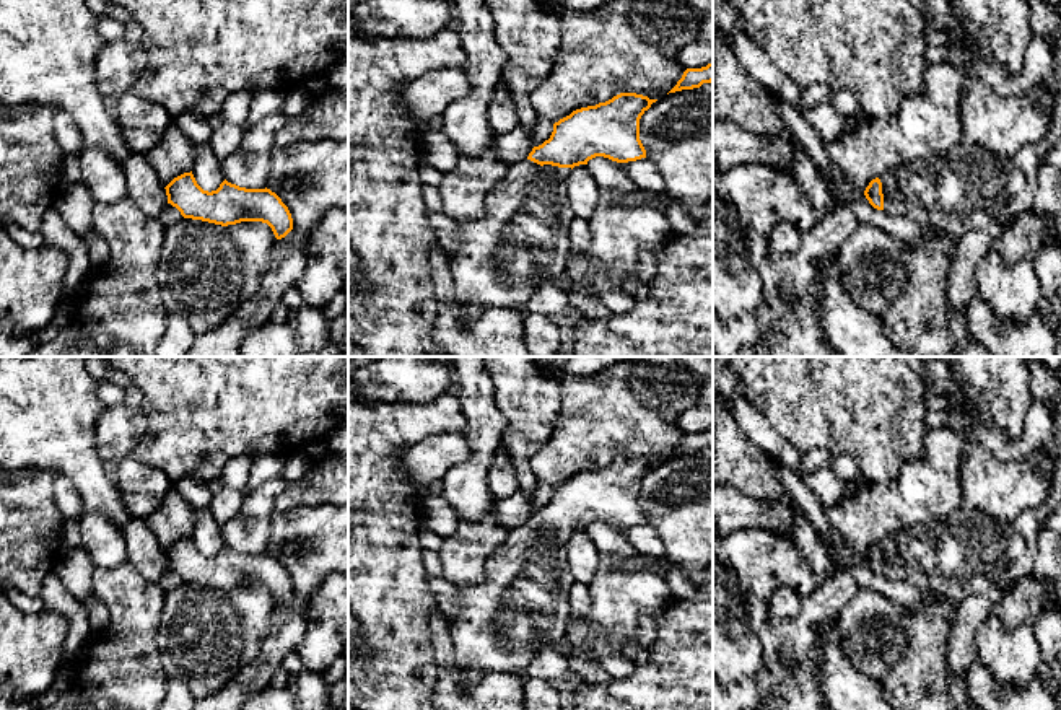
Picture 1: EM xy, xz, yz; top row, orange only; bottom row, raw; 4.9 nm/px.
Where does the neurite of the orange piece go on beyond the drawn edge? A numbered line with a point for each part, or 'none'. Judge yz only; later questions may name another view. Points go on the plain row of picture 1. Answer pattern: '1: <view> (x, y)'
1: yz (967, 552)

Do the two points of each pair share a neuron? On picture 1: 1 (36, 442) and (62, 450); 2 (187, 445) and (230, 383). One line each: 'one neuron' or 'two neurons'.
1: one neuron
2: one neuron

